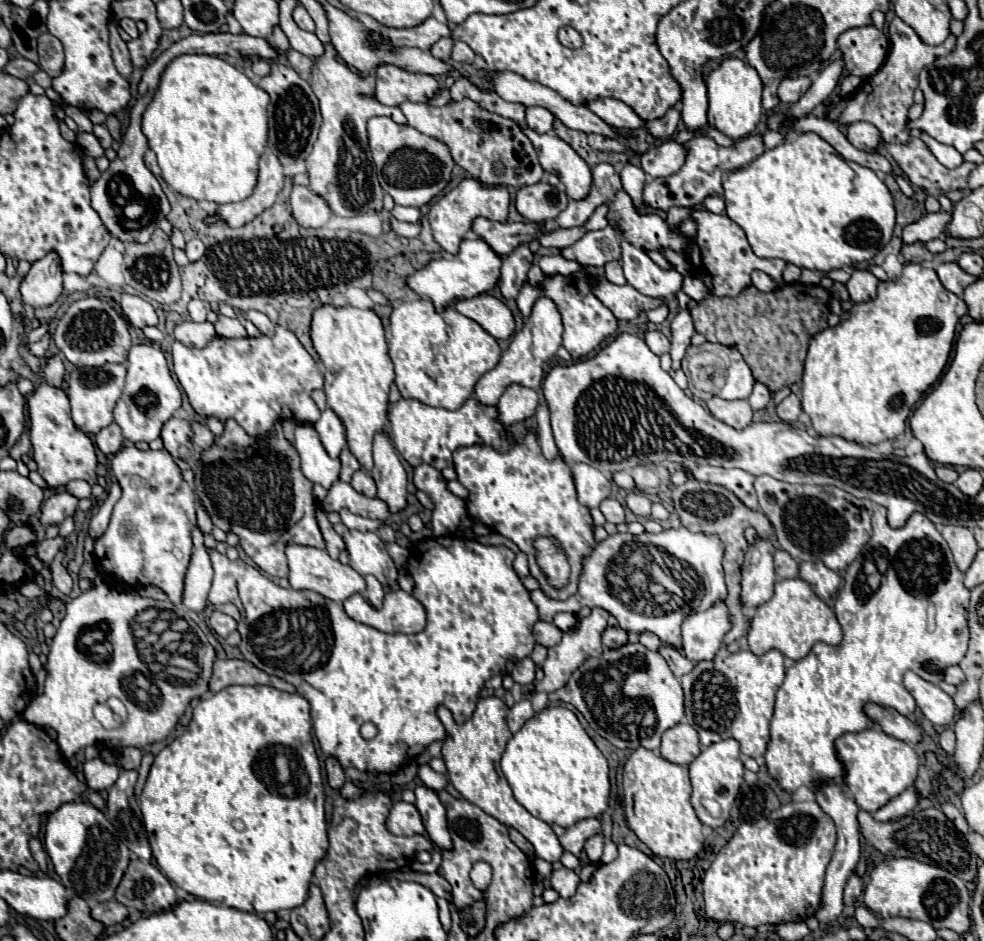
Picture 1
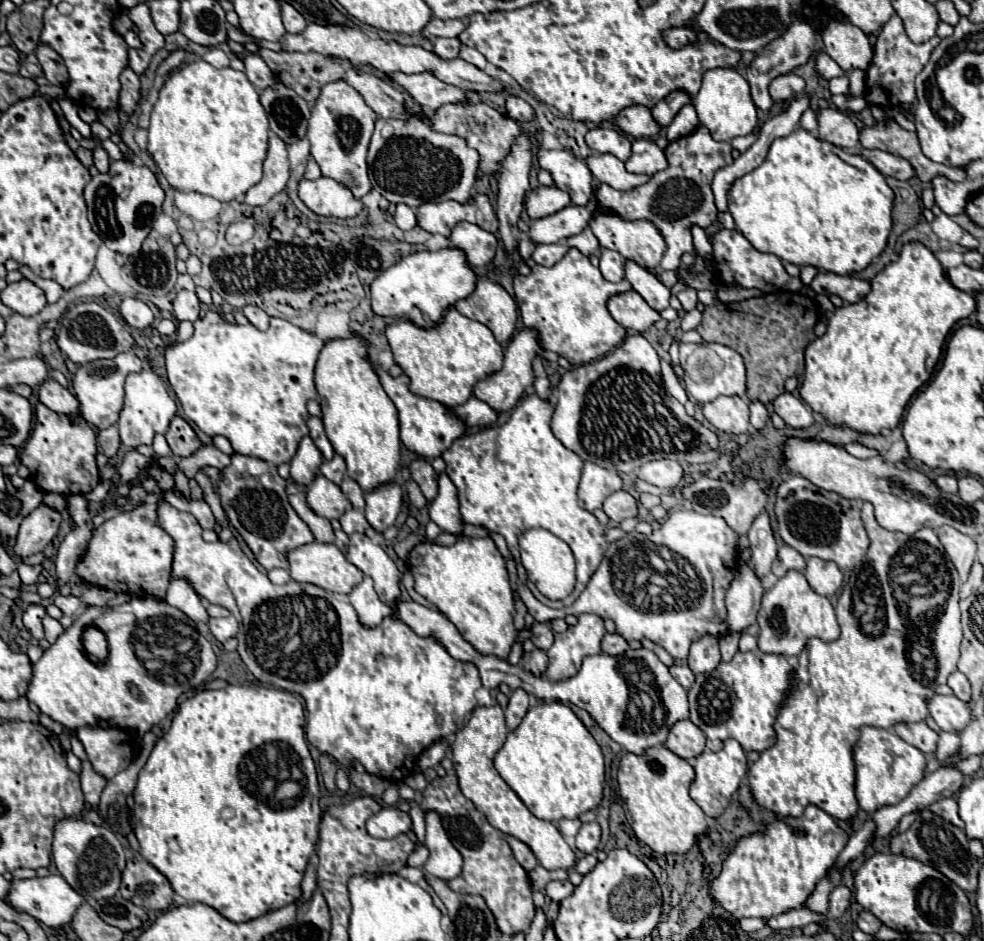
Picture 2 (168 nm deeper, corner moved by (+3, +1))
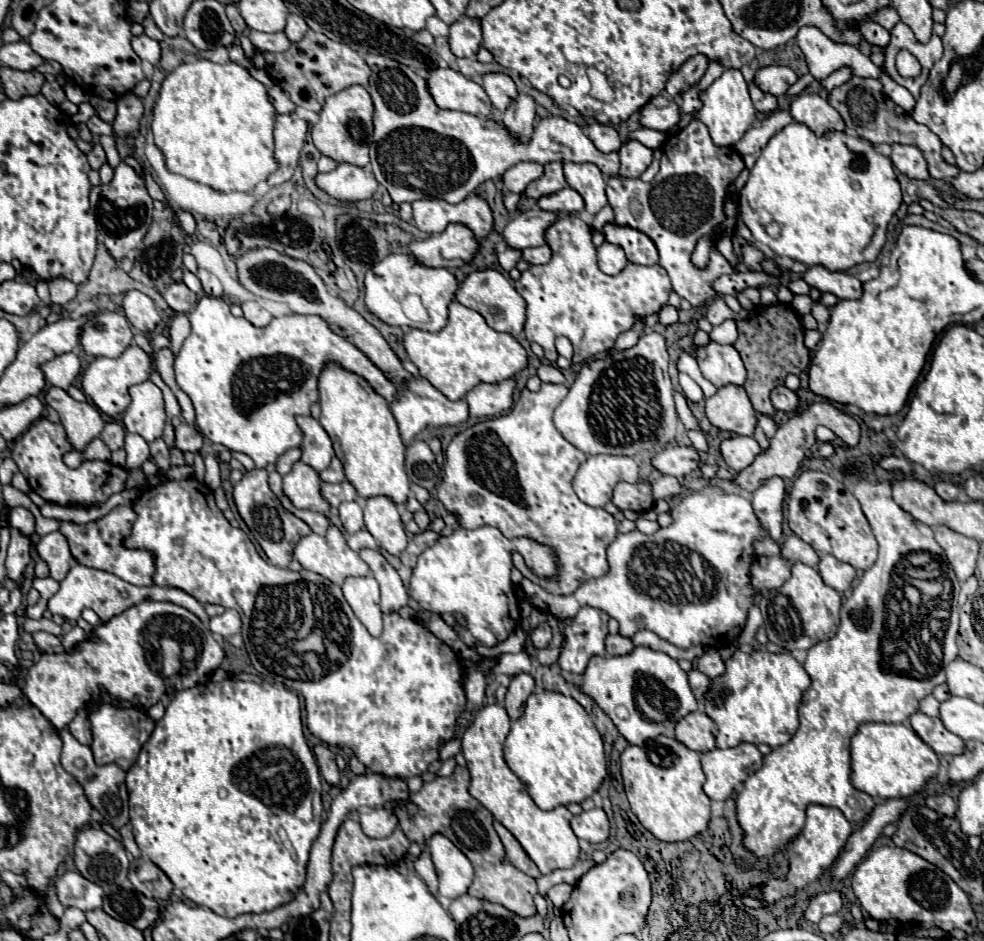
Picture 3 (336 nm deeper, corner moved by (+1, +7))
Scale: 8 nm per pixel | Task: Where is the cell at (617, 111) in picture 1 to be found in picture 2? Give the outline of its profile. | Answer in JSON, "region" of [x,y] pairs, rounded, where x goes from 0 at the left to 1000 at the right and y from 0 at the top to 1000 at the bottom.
{"region":[[[652,112],[636,114],[636,118],[628,120],[628,126],[624,126],[624,131],[642,146],[663,146],[673,137],[673,133],[665,129],[661,116]]]}

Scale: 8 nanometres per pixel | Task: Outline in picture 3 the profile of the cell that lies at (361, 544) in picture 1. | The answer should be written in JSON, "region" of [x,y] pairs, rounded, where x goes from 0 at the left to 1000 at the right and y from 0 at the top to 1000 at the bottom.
{"region":[[[368,583],[364,590],[374,598],[380,615],[386,620],[388,649],[396,651],[396,649],[404,649],[407,645],[411,645],[415,641],[415,628],[404,607],[390,594],[390,590],[380,583]]]}

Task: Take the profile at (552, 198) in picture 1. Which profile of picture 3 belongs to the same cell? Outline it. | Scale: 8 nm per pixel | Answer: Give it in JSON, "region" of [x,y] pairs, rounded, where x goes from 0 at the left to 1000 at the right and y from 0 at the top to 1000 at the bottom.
{"region":[[[573,199],[561,207],[553,207],[545,216],[549,222],[563,226],[585,226],[593,220],[591,209],[581,199]]]}

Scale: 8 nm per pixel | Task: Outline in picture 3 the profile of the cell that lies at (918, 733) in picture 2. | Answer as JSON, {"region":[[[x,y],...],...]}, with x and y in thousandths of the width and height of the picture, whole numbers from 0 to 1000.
{"region":[[[931,756],[925,764],[923,764],[925,773],[929,775],[929,779],[943,792],[947,794],[953,802],[974,802],[980,796],[980,787],[976,783],[972,783],[970,779],[965,779],[955,764],[947,764],[941,762],[939,758]]]}

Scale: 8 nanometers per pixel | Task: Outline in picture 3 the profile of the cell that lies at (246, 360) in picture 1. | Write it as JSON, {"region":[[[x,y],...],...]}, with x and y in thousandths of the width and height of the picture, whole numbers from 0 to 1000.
{"region":[[[207,313],[199,328],[191,333],[191,339],[195,343],[195,352],[181,373],[177,394],[181,411],[193,422],[197,430],[201,441],[199,452],[215,471],[254,484],[264,498],[272,492],[280,492],[283,486],[293,477],[305,475],[307,460],[299,447],[301,441],[315,441],[317,428],[323,426],[323,399],[331,384],[341,384],[350,392],[370,401],[388,422],[392,422],[394,428],[402,426],[404,422],[402,407],[394,405],[388,392],[382,392],[382,388],[378,388],[378,384],[374,384],[374,379],[370,379],[362,367],[358,367],[352,358],[346,358],[327,337],[291,335],[276,339],[274,345],[262,350],[248,337],[238,337],[234,333],[234,324],[228,318]]]}

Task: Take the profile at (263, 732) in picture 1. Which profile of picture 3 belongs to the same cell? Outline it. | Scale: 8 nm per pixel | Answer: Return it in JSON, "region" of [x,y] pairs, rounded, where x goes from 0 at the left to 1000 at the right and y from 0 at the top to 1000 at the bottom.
{"region":[[[228,722],[224,726],[213,724],[189,734],[181,734],[169,753],[169,760],[159,768],[152,785],[146,790],[140,809],[130,819],[128,834],[132,843],[132,875],[142,904],[146,904],[193,957],[211,964],[226,974],[276,968],[297,957],[297,953],[301,953],[301,949],[309,940],[313,906],[326,881],[328,853],[327,843],[323,842],[325,841],[323,811],[309,785],[305,758],[307,753],[303,739],[293,732],[283,732],[274,726]]]}

